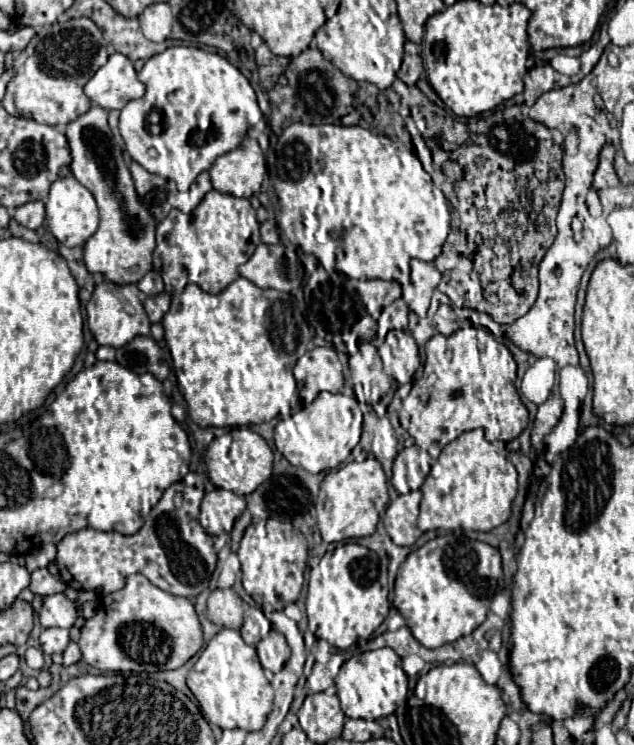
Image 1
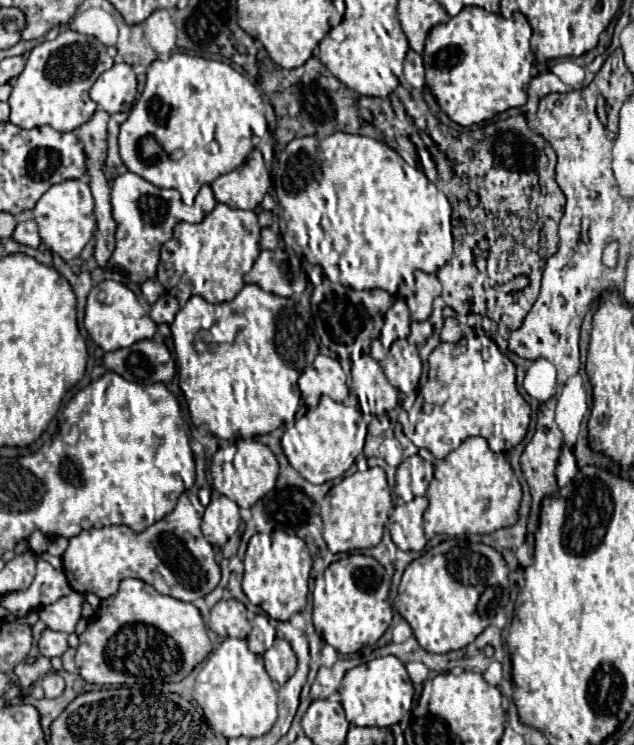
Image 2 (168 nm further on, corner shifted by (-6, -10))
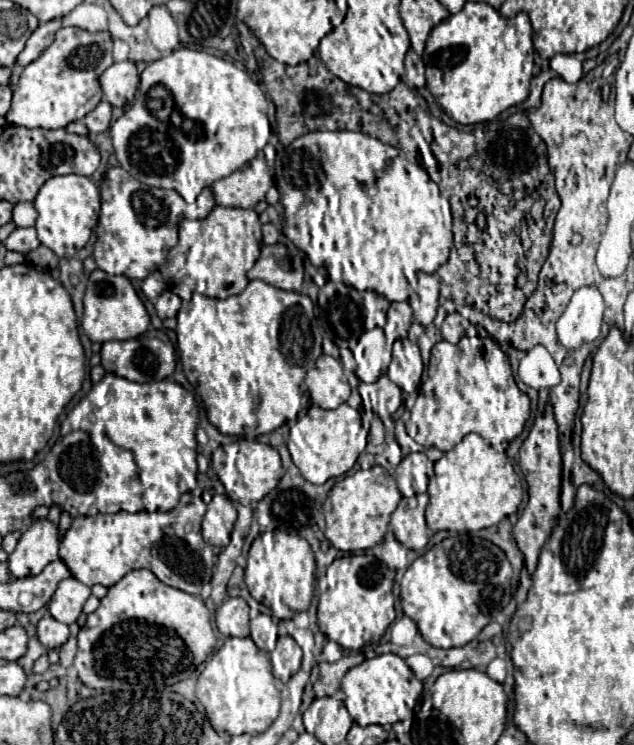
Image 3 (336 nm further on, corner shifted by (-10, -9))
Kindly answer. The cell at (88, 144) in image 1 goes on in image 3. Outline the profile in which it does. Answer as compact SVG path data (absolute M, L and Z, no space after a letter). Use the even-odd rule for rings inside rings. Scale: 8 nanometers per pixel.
M100 101L100 105L84 117L84 123L92 135L98 135L108 131L110 119L112 119L112 107L106 101Z

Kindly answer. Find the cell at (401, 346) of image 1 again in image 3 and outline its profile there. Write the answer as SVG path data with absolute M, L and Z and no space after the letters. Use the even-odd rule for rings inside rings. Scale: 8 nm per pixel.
M398 339L394 343L392 363L388 367L388 377L404 391L412 393L421 383L424 363L418 345L408 339Z

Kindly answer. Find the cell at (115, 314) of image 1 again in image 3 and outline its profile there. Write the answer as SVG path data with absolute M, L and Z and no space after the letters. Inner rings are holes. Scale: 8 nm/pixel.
M96 269L88 277L86 297L84 297L84 317L82 317L82 329L94 343L106 343L112 339L136 339L150 327L150 315L136 295L132 283L128 277L120 275L108 275L100 269Z

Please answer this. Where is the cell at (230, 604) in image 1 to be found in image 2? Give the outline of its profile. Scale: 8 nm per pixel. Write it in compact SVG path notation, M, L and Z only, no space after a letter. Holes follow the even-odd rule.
M234 598L220 600L210 612L208 626L222 638L228 638L228 636L246 638L250 632L250 624L246 618L246 606Z

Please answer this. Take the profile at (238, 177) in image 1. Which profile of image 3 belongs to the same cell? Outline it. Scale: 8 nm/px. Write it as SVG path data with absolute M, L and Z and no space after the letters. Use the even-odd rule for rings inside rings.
M262 157L252 159L246 167L216 181L212 193L218 205L254 209L272 187L272 175Z

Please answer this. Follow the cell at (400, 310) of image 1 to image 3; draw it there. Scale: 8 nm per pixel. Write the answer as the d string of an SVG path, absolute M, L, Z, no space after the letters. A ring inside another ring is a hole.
M392 303L388 309L388 323L384 327L388 343L396 339L408 337L408 329L412 325L412 309L408 303Z

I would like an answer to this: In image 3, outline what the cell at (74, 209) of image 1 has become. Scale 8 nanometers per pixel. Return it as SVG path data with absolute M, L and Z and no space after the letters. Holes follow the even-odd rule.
M62 175L48 179L34 199L38 211L36 231L42 245L52 249L58 257L74 257L90 239L100 211L100 191L90 177Z

